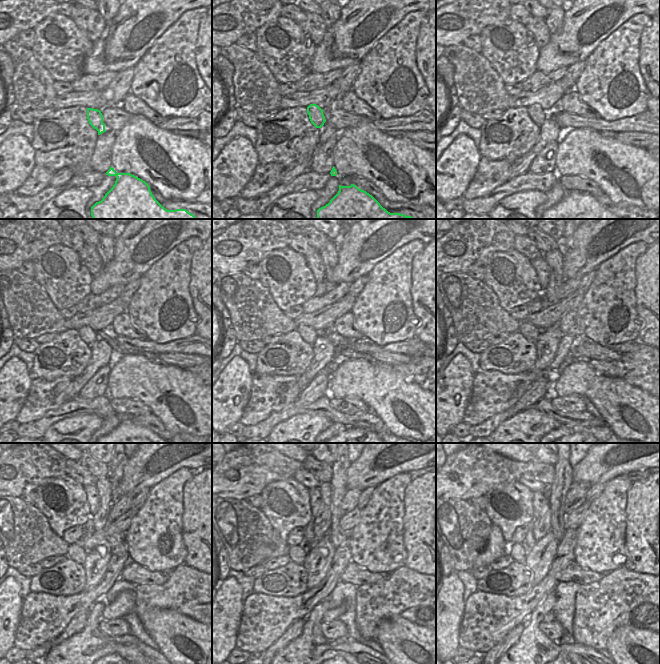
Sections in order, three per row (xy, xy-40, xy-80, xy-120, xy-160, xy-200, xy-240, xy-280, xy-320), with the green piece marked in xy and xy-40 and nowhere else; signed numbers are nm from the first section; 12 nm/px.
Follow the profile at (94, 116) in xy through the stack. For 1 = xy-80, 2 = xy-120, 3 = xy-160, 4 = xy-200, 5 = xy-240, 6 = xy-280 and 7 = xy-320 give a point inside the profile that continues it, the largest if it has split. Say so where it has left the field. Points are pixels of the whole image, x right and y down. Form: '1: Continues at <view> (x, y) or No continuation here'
1: Continues at xy-80 (537, 114)
2: Continues at xy-120 (88, 336)
3: Continues at xy-160 (309, 335)
4: Continues at xy-200 (530, 332)
5: Continues at xy-240 (80, 553)
6: Continues at xy-280 (302, 554)
7: Continues at xy-320 (523, 558).

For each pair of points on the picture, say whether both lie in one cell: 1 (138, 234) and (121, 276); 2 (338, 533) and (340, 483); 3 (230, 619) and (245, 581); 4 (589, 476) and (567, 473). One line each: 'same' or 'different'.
1: same
2: same
3: different
4: different

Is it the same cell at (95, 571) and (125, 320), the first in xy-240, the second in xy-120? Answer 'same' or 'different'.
different

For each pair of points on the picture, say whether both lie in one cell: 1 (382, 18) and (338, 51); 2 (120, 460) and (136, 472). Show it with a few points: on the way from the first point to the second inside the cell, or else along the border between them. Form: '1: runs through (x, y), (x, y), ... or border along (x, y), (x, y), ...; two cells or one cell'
1: runs through (371, 21), (353, 39), (349, 40); one cell
2: border along (128, 458), (118, 486); two cells

